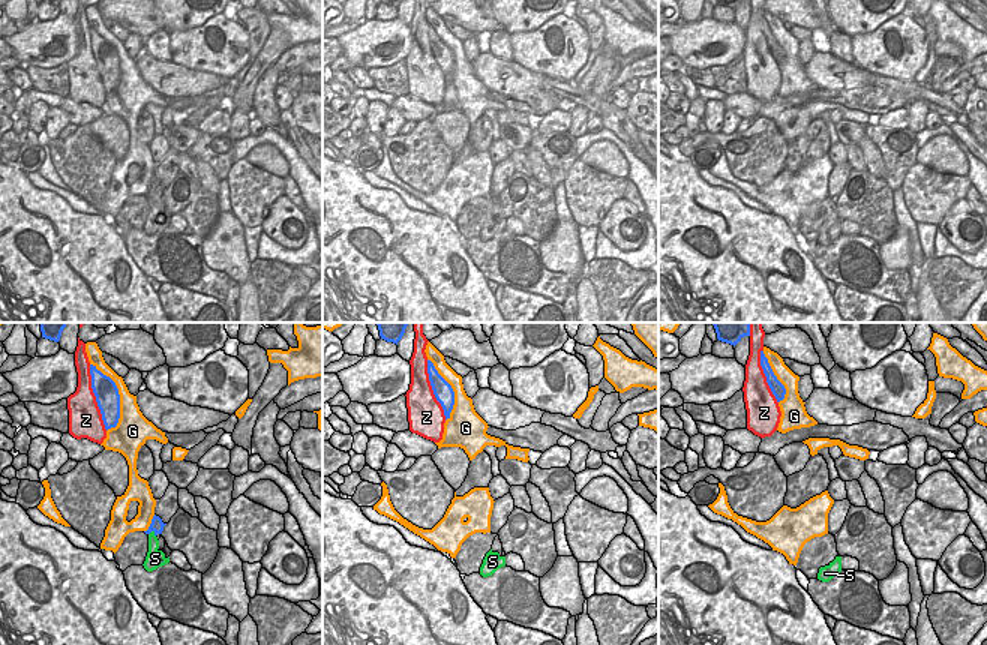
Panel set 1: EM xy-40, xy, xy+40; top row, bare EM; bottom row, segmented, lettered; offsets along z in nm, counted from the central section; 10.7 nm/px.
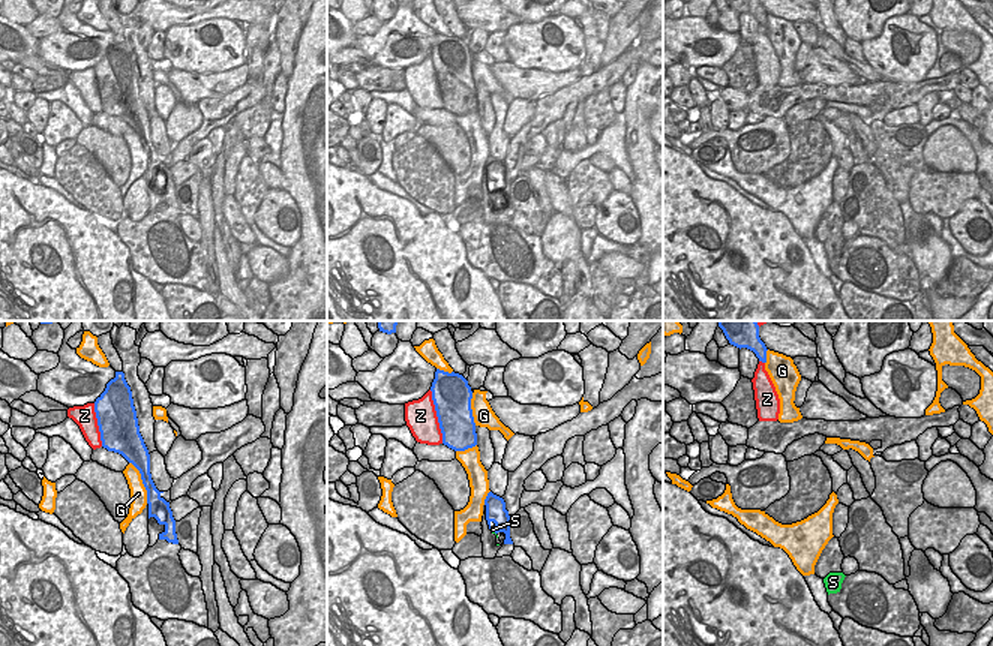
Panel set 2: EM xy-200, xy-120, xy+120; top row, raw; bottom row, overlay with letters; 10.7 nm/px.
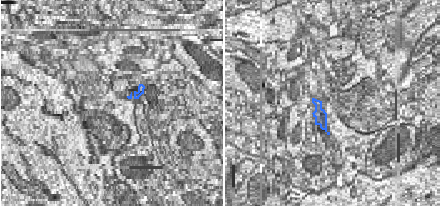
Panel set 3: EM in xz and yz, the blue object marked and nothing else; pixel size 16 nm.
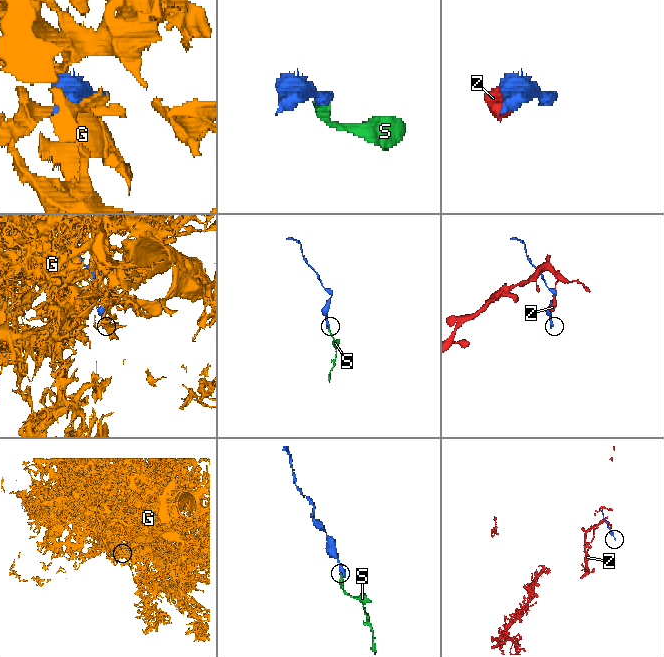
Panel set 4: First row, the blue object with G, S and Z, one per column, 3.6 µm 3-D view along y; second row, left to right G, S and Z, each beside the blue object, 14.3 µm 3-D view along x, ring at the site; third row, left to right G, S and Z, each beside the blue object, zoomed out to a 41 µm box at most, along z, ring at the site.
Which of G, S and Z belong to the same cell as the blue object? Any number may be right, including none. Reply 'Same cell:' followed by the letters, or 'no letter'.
Same cell: S

